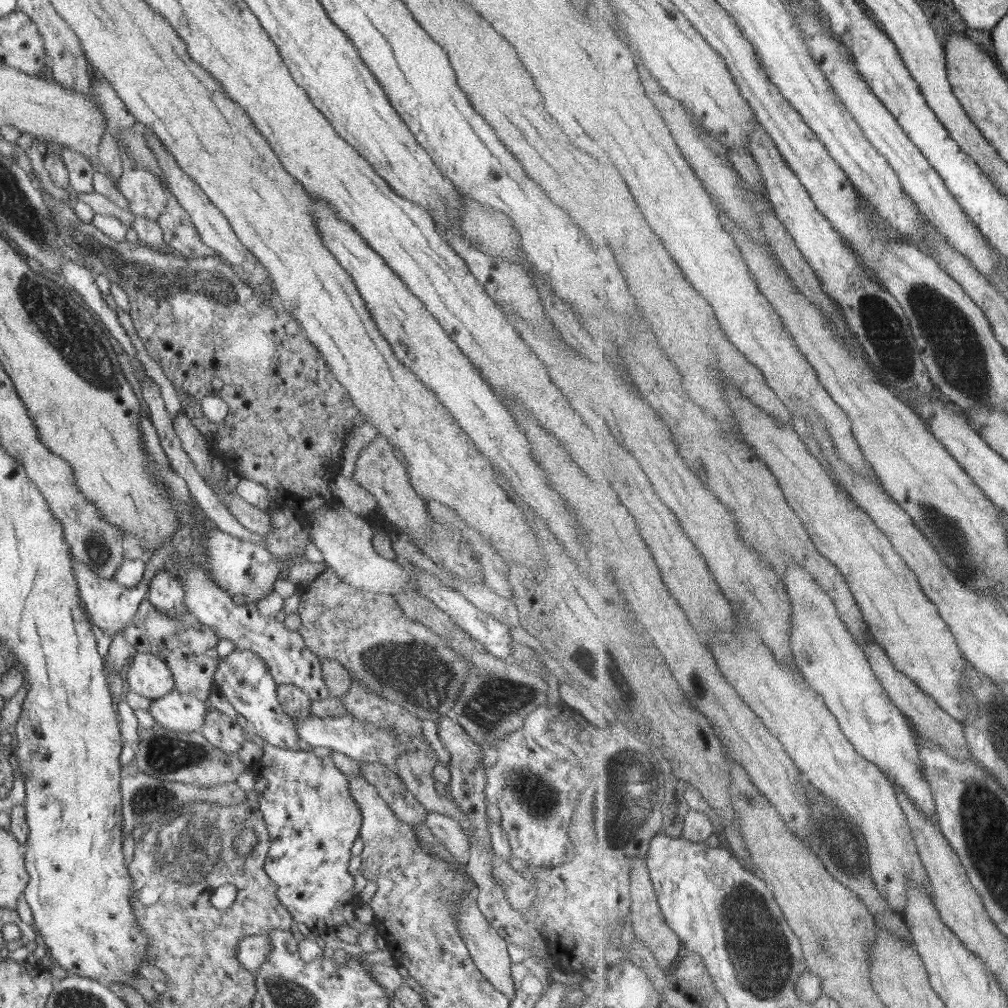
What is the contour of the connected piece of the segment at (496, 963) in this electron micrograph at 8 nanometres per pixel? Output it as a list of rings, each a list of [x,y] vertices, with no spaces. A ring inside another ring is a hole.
[[[474,894],[459,897],[458,904],[454,904],[454,907],[458,907],[458,933],[462,935],[462,939],[464,939],[470,951],[474,964],[496,987],[496,990],[500,990],[511,1001],[514,998],[514,979],[510,975],[510,966],[512,966],[512,963],[506,949],[507,942],[498,934],[497,930],[494,930],[490,926],[488,920],[486,920],[486,916],[480,912]]]

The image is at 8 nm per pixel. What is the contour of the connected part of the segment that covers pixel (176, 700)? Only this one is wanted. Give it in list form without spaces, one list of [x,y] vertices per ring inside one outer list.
[[[176,690],[152,700],[149,712],[158,725],[169,731],[190,733],[200,730],[210,709],[208,702],[196,695],[180,693]]]

